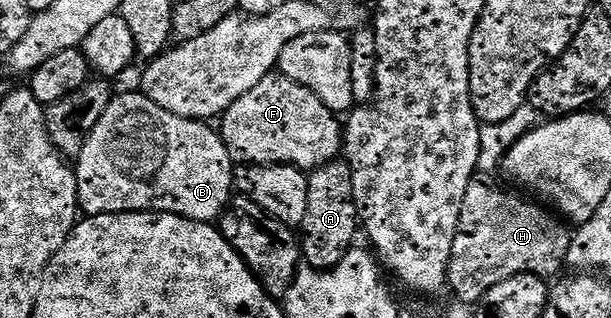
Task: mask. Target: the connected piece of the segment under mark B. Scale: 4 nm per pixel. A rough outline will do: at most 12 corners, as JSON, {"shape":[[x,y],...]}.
{"shape":[[113,96],[79,208],[219,222],[234,162],[203,120]]}

